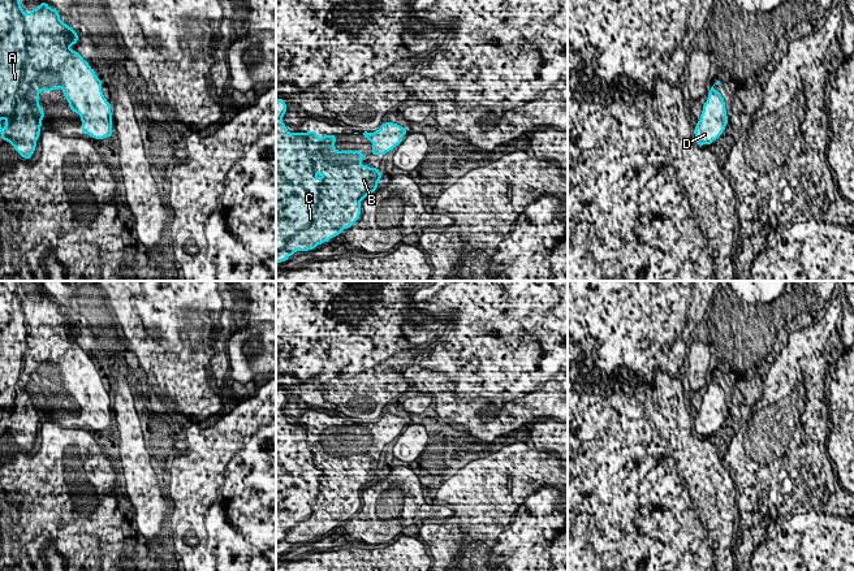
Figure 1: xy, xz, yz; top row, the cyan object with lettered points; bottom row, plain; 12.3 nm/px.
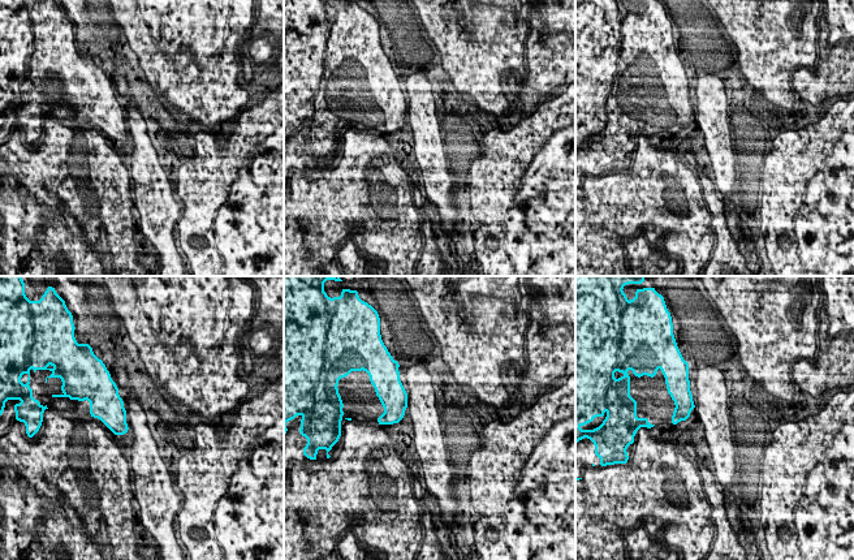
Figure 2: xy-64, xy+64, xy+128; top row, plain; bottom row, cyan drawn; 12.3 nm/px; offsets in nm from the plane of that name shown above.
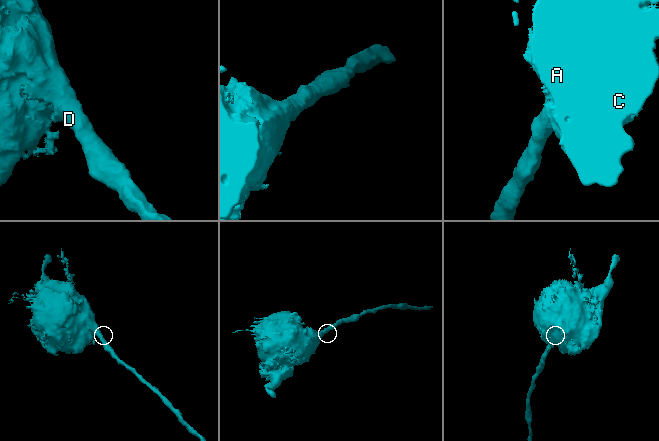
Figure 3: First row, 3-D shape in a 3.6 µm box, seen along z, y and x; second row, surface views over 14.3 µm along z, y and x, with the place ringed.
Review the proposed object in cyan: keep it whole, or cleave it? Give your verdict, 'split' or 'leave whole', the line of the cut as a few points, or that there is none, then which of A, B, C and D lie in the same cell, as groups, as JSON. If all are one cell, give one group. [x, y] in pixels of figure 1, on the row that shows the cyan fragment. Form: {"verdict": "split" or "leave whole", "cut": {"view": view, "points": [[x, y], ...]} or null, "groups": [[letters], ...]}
{"verdict": "leave whole", "cut": null, "groups": [["A", "B", "C", "D"]]}

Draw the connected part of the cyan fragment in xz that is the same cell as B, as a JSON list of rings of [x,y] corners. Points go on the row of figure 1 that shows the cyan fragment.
[[[276,99],[276,263],[297,251],[314,250],[349,229],[361,215],[361,202],[378,189],[381,173],[362,165],[365,153],[337,151],[336,134],[316,137],[316,131],[289,133],[281,122],[286,104]]]

